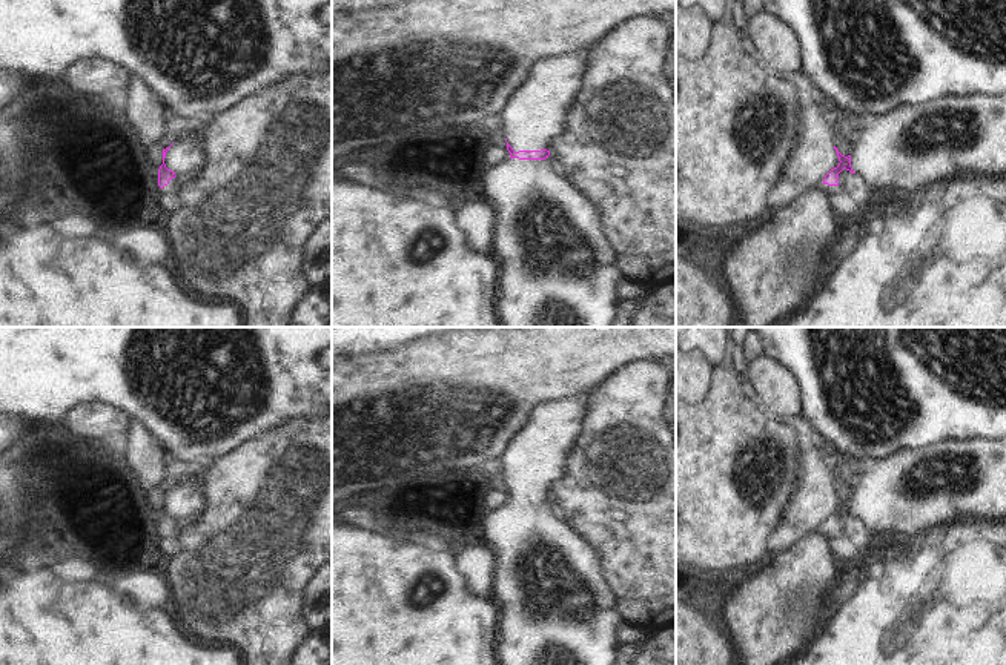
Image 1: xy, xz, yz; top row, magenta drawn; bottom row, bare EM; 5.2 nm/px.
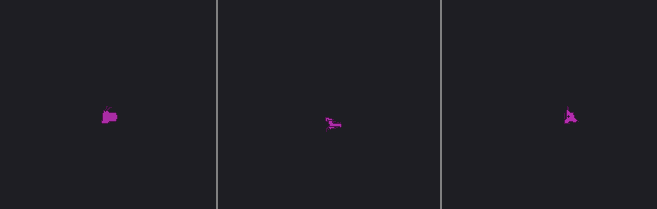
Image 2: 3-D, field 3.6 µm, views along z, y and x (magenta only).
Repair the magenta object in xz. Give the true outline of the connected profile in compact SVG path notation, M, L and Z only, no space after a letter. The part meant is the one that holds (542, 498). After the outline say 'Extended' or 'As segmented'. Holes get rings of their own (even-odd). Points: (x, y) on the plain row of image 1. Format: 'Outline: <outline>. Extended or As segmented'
Outline: M591 393L536 410L527 427L513 439L499 468L507 482L510 502L488 511L484 519L485 544L498 556L495 602L501 608L498 657L501 665L617 665L622 645L619 627L625 622L619 611L617 590L605 571L599 550L573 525L551 513L548 499L556 484L567 478L570 458L584 433Z. Extended.

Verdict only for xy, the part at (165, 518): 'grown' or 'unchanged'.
grown

